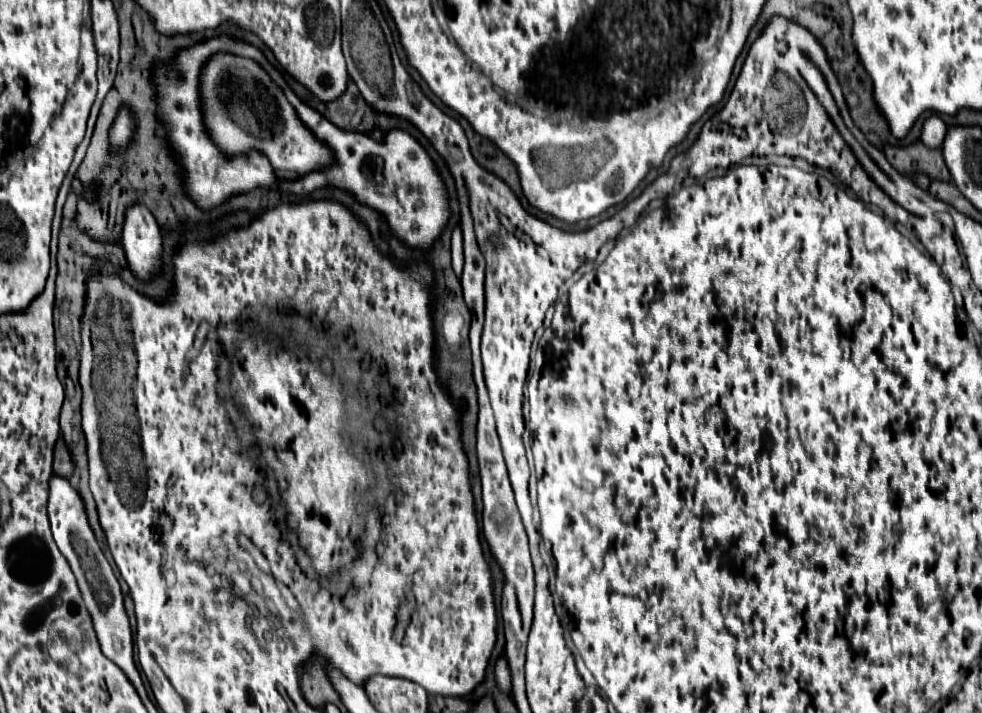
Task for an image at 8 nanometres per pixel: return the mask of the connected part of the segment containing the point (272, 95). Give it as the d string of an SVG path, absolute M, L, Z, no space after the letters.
M233 54L211 58L203 68L201 92L203 98L207 98L205 126L211 126L215 142L219 142L229 154L239 154L239 150L255 146L255 150L267 154L273 168L295 170L301 176L311 170L327 168L333 162L327 146L317 142L299 122L281 88L257 62Z

